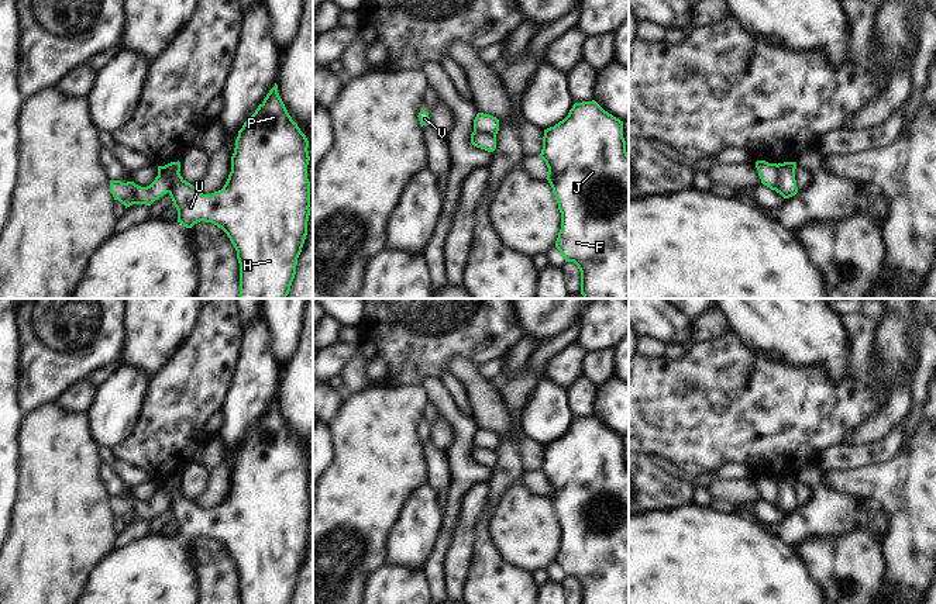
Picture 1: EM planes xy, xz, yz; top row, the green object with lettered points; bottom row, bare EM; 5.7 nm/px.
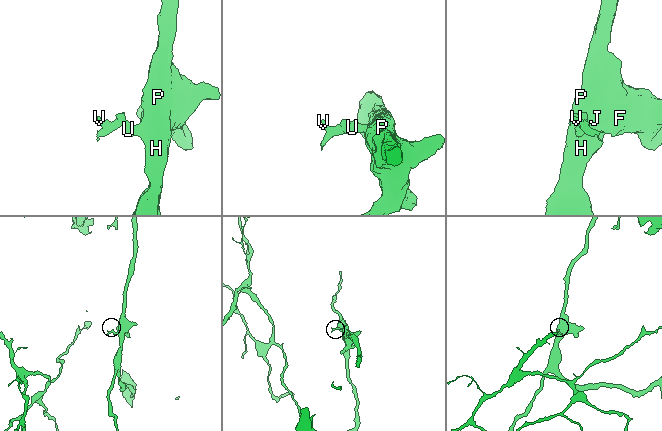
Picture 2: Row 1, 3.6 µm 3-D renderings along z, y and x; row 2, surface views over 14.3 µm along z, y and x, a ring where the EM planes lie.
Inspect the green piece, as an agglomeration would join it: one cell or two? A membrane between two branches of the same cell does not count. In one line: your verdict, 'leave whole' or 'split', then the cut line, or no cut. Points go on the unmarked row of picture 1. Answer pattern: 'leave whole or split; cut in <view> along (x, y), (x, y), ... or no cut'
split; cut in yz along (778, 480), (777, 507)

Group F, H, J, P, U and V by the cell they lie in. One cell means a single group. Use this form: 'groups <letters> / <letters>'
groups F H J P U / V

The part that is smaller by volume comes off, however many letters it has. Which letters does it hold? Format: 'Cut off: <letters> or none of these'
Cut off: V

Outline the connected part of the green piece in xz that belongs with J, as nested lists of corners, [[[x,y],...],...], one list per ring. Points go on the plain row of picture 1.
[[[595,415],[575,418],[568,431],[544,445],[543,465],[540,472],[547,483],[547,496],[553,504],[558,525],[561,528],[561,545],[555,556],[555,563],[561,567],[565,577],[574,577],[581,587],[581,604],[629,604],[629,469],[623,453],[623,436],[605,427]]]

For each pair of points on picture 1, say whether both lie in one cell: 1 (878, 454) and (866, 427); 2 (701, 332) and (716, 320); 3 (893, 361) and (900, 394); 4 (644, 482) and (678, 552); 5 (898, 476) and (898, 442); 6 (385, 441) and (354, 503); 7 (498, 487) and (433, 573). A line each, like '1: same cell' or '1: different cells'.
1: different cells
2: same cell
3: different cells
4: different cells
5: different cells
6: same cell
7: different cells

